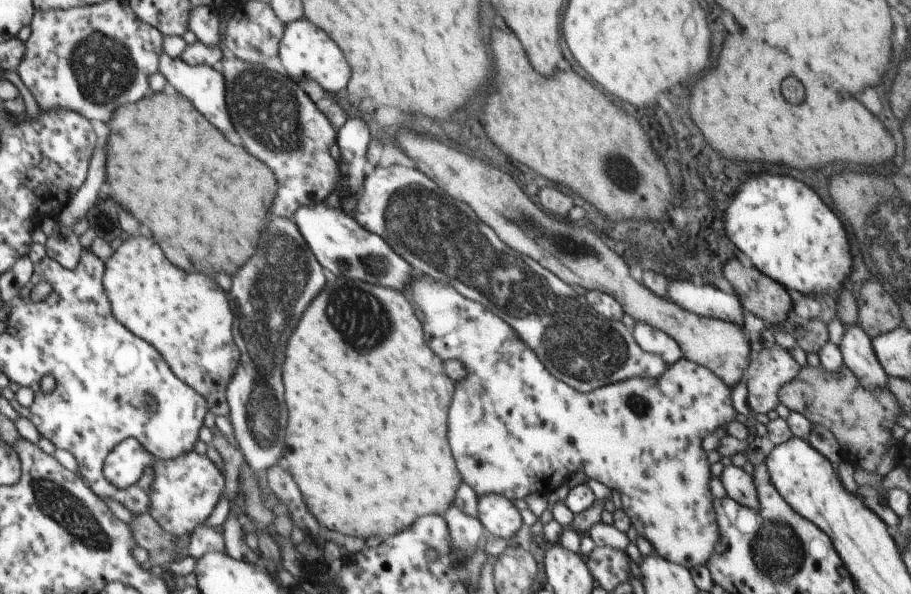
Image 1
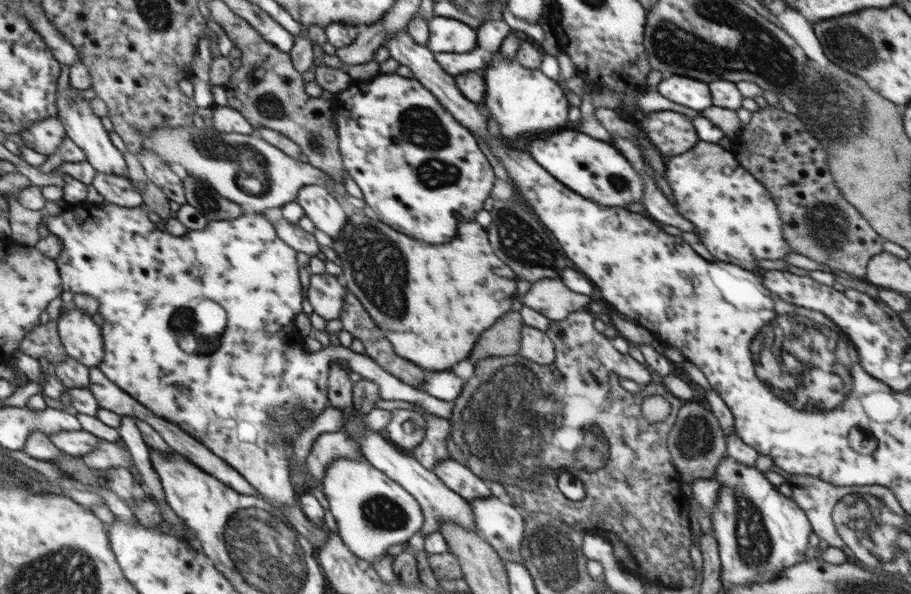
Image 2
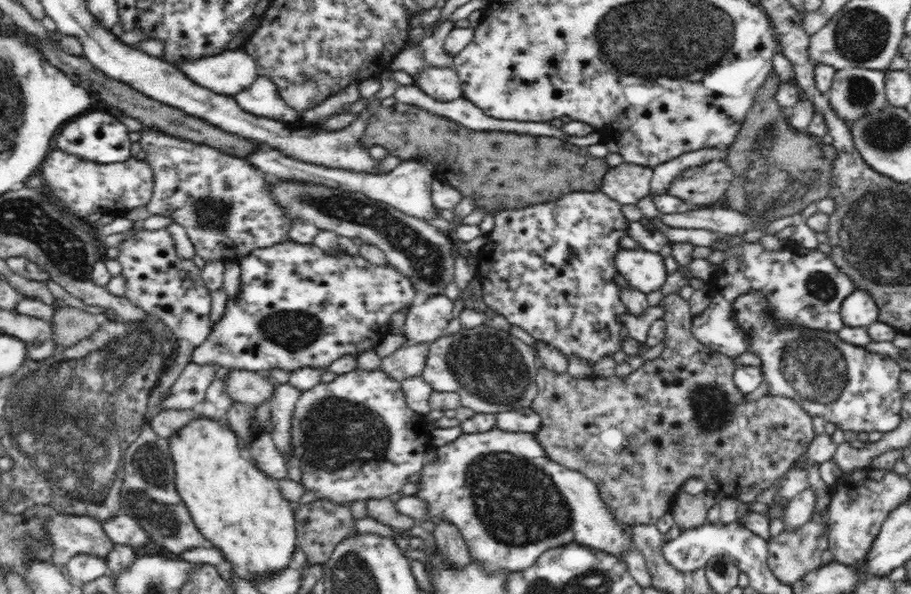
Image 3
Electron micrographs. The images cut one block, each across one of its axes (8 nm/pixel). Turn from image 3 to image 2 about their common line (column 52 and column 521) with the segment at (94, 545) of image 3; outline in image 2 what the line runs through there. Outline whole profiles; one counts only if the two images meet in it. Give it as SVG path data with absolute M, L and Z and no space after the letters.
M491 495L486 498L477 498L468 501L472 507L473 517L481 536L495 549L495 552L503 561L522 563L520 545L524 538L524 517L516 509L514 503L505 498L498 498Z

